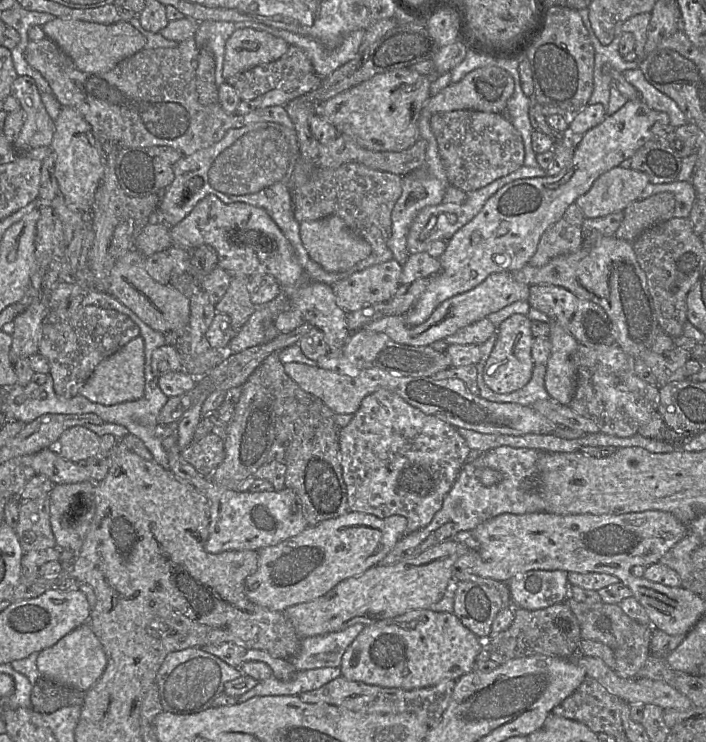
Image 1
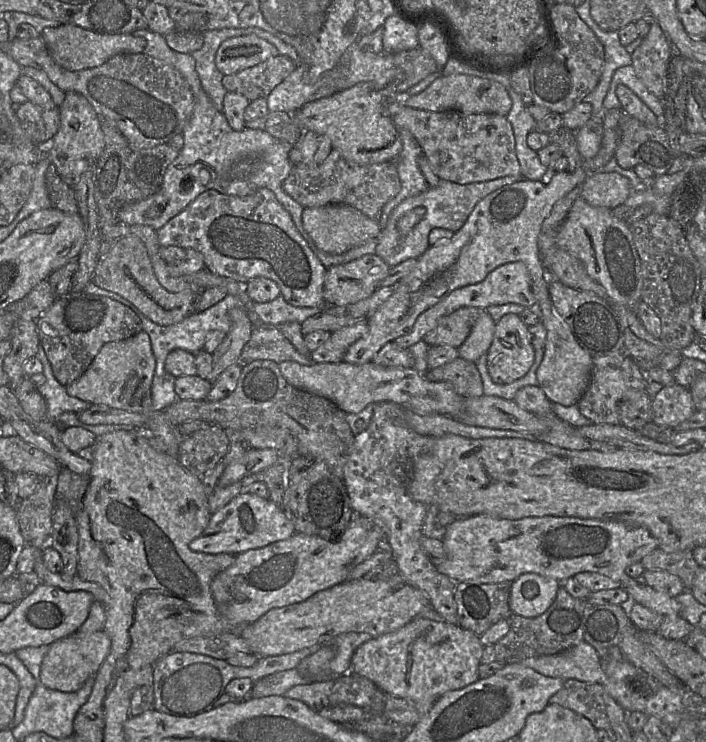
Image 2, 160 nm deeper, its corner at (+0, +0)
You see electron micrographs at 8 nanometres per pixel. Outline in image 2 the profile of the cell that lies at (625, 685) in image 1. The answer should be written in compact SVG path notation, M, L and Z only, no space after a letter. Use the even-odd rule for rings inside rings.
M584 641L560 653L530 657L519 663L544 676L566 681L576 679L603 685L606 680L599 654Z

